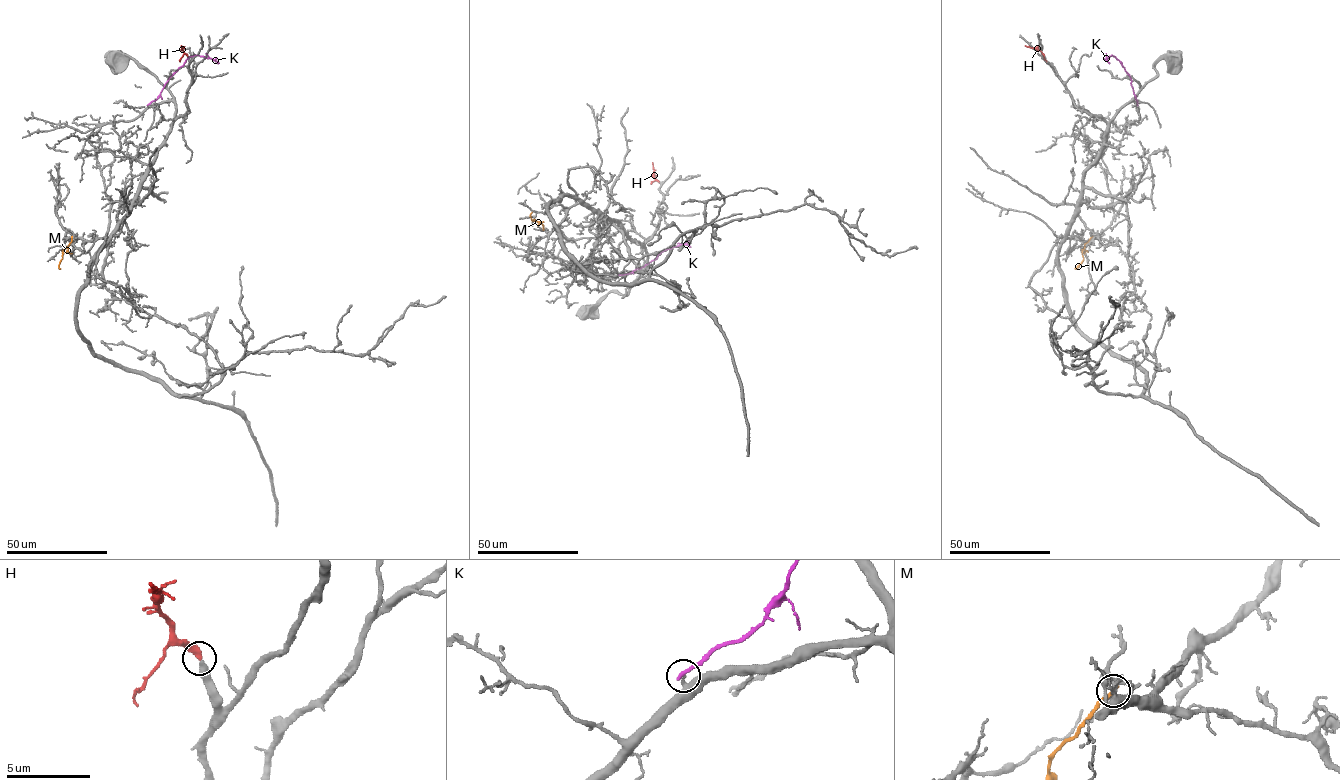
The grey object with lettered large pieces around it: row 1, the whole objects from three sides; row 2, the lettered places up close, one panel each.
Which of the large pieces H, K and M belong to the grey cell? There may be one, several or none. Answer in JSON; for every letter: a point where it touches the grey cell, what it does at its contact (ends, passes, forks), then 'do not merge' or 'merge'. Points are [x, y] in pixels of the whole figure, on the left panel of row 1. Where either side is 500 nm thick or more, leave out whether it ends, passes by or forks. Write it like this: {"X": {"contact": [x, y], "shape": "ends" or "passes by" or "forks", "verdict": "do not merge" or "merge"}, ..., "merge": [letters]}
{"H": {"contact": [187, 56], "shape": "ends", "verdict": "merge"}, "K": {"contact": [148, 105], "shape": "ends", "verdict": "do not merge"}, "M": {"contact": [71, 236], "shape": "ends", "verdict": "do not merge"}, "merge": ["H"]}

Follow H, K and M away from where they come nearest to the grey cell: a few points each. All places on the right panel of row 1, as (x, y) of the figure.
H: (1044, 55), (1039, 50), (1025, 45)
K: (1137, 105), (1129, 75), (1111, 55), (1106, 58), (1109, 63)
M: (1092, 237), (1082, 250), (1083, 260), (1074, 268)

